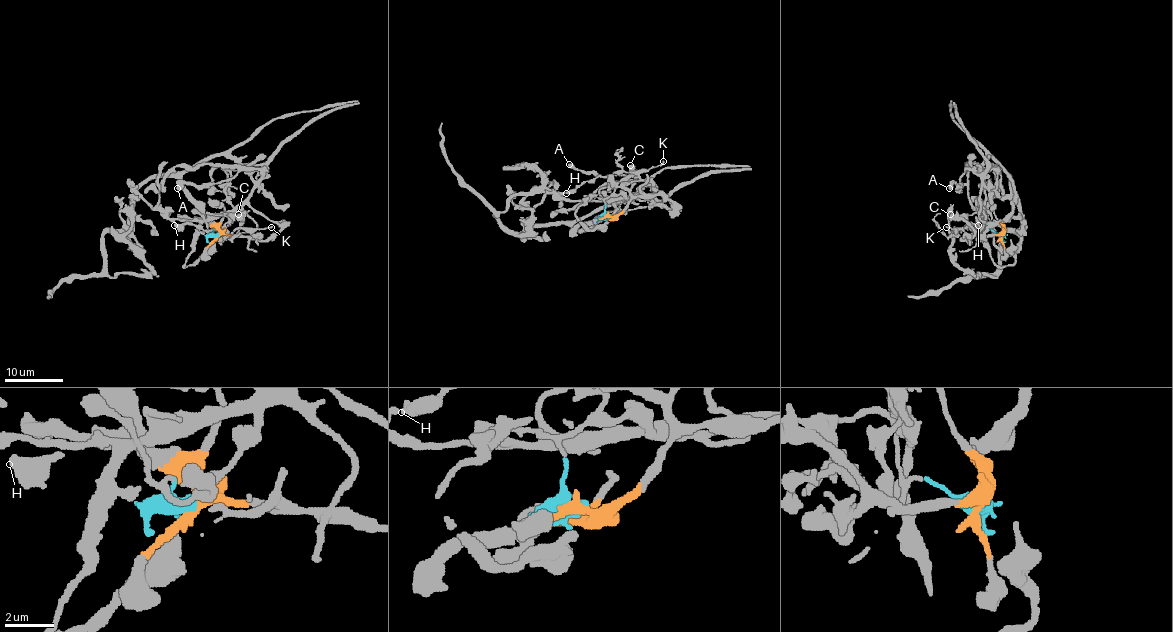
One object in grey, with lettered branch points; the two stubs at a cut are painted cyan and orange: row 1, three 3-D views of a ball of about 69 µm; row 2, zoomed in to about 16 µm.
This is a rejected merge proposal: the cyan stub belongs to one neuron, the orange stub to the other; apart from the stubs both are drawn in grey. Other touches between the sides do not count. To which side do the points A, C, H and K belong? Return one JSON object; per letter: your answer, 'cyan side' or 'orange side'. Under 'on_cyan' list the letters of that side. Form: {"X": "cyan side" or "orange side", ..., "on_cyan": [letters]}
{"A": "cyan side", "C": "orange side", "H": "cyan side", "K": "cyan side", "on_cyan": ["A", "H", "K"]}

